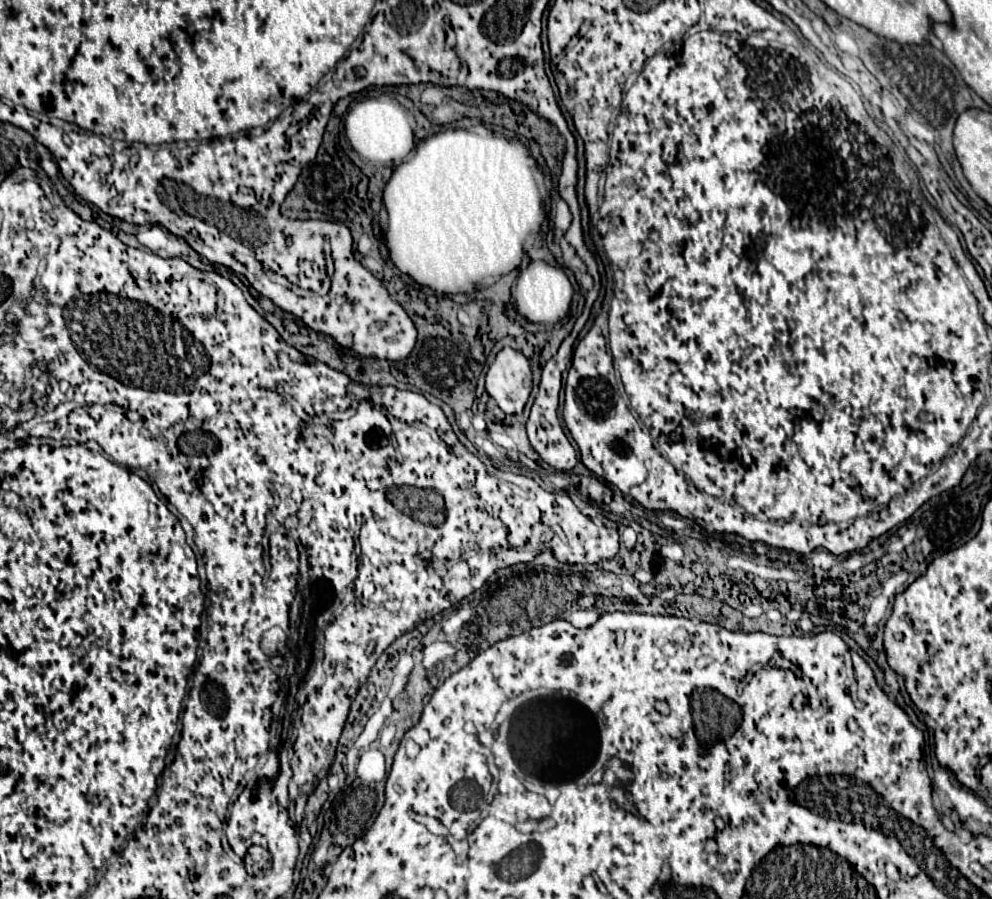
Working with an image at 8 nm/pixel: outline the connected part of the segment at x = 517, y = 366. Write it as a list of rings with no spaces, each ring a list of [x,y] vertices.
[[[511,347],[501,349],[485,377],[485,389],[497,401],[501,411],[509,415],[523,413],[531,387],[531,369],[525,355]]]

